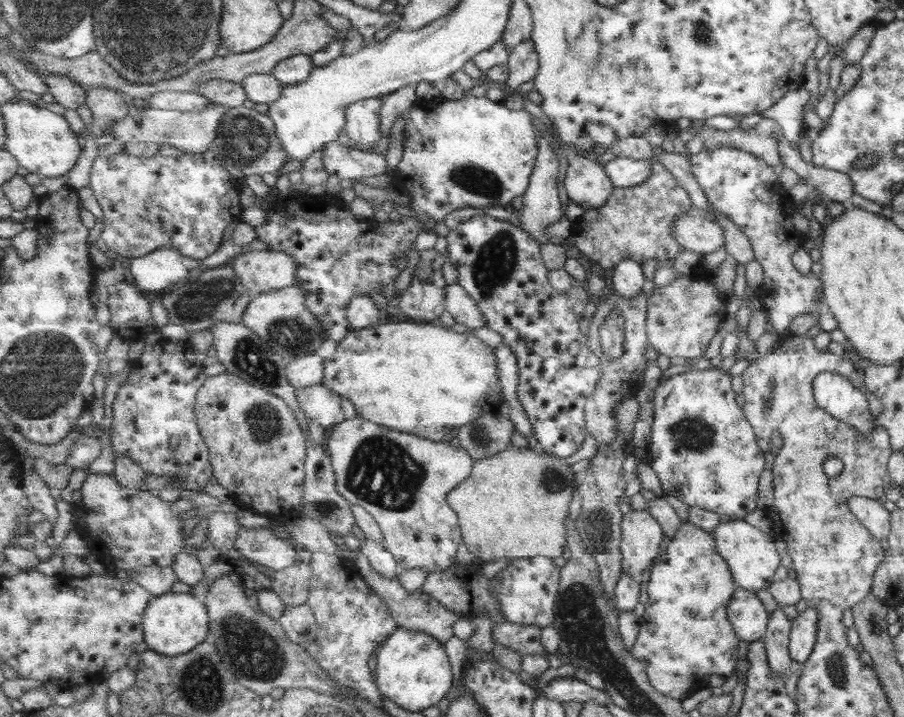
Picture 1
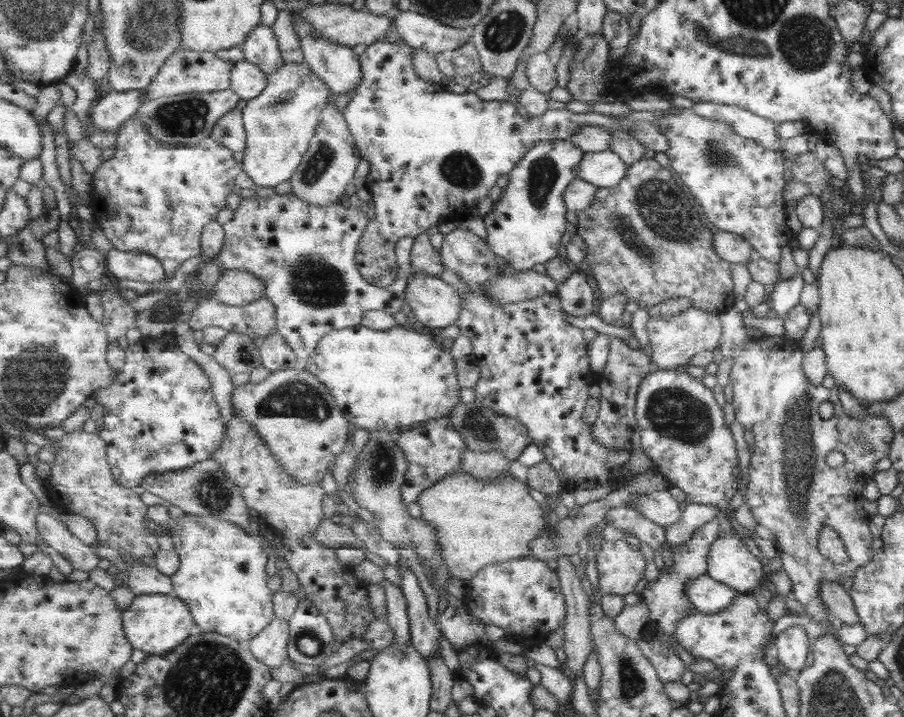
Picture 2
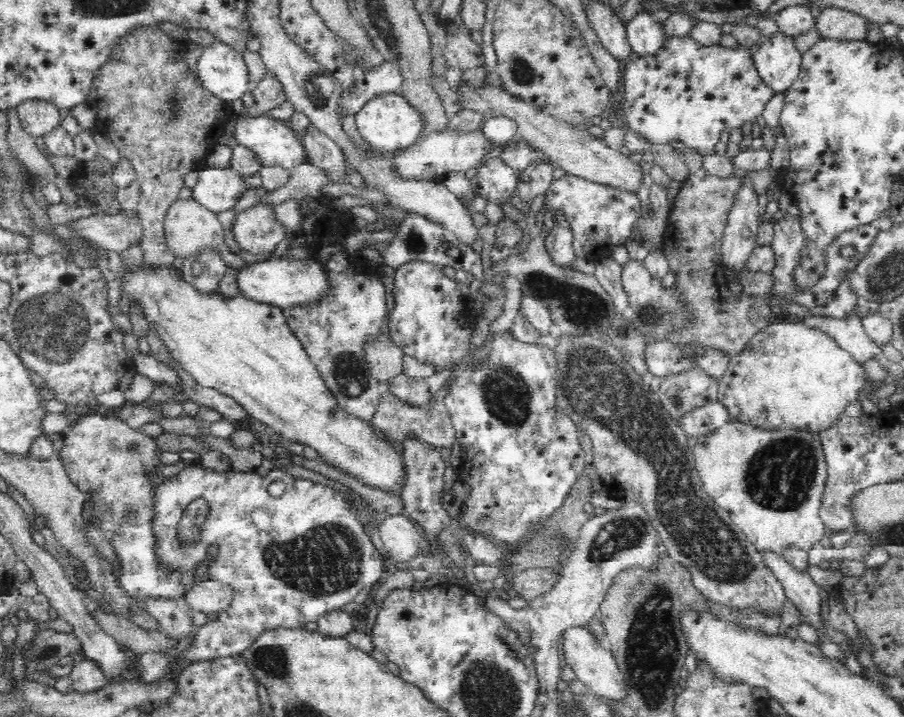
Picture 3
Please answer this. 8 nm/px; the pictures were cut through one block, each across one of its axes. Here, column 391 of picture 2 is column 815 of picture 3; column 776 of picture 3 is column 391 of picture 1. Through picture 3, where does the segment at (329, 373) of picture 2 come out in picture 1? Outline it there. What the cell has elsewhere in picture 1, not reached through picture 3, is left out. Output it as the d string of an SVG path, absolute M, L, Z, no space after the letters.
M401 321L351 329L324 363L323 385L350 400L357 414L383 427L411 432L435 442L449 442L457 438L461 428L481 415L504 412L495 347L483 344L471 332L454 332L440 323Z

